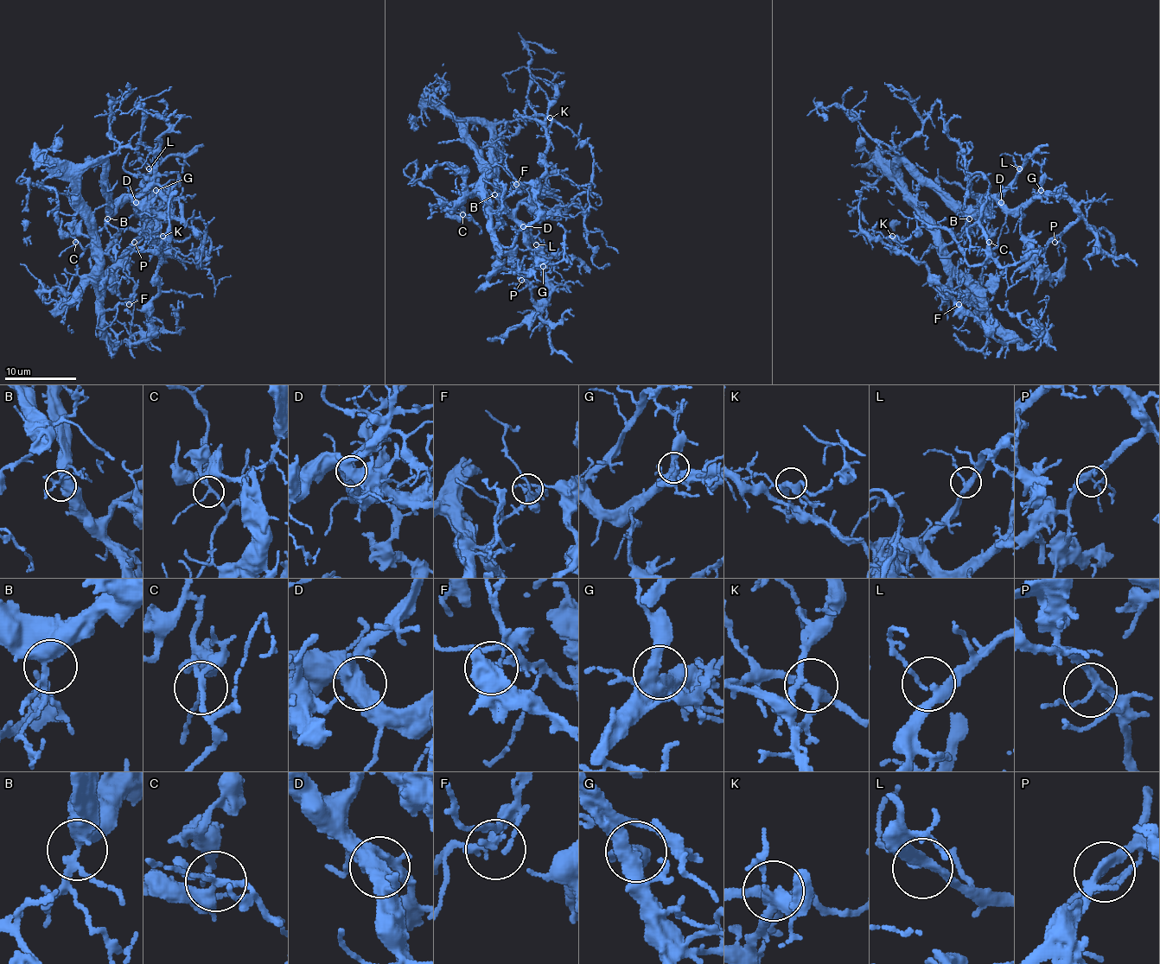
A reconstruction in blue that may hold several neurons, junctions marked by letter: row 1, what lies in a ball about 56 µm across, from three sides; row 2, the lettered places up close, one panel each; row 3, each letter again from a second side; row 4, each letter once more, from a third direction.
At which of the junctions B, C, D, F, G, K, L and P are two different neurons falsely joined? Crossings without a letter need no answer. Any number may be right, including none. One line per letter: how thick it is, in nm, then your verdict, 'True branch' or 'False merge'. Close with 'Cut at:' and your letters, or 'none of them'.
B: Thickness 300 nm. True branch
C: Thickness 160 nm. True branch
D: Thickness 480 nm. True branch
F: Thickness 120 nm. True branch
G: Thickness 380 nm. True branch
K: Thickness 280 nm. True branch
L: Thickness 220 nm. True branch
P: Thickness 200 nm. True branch
Cut at: none of them

